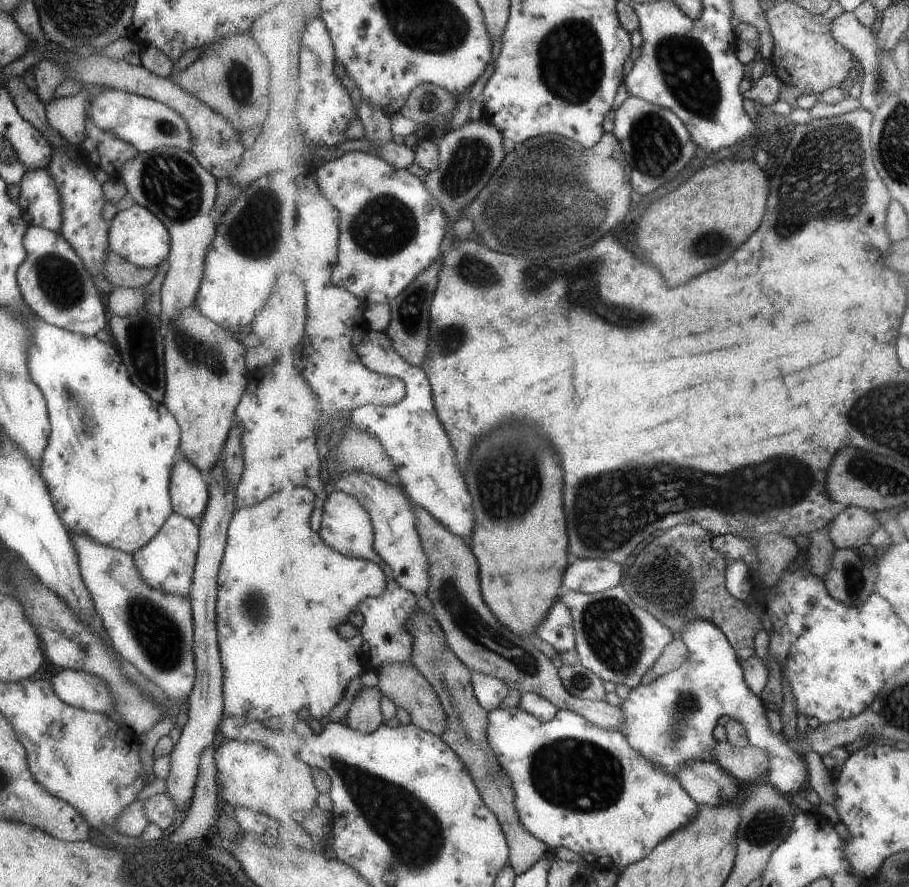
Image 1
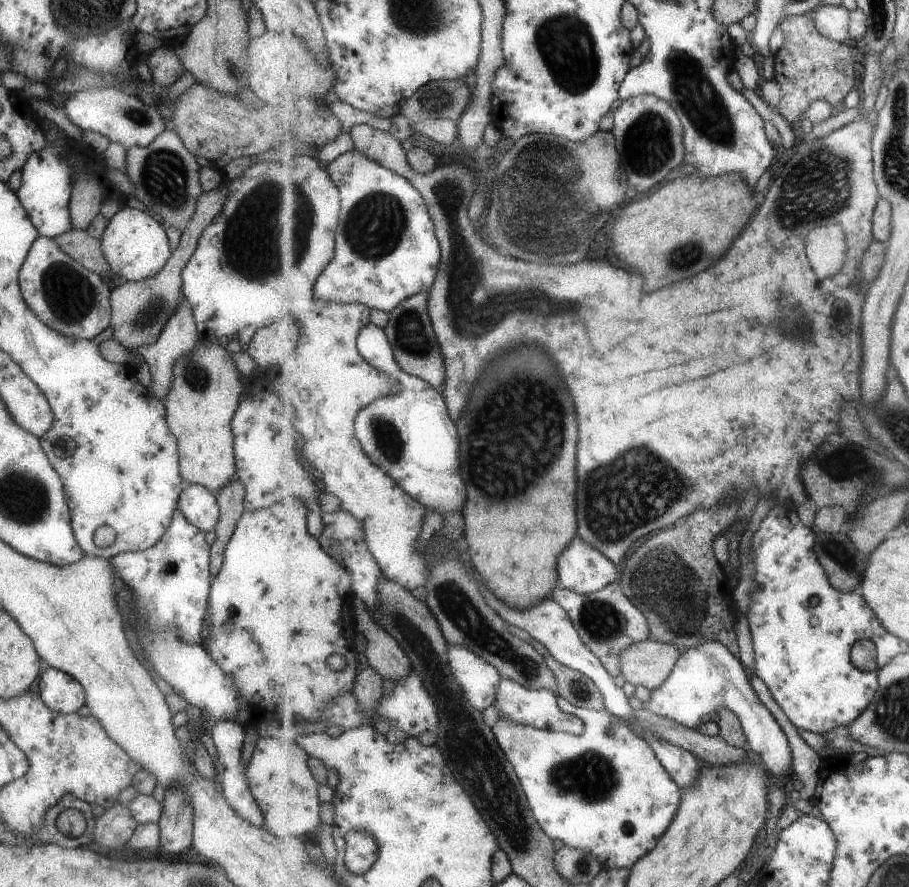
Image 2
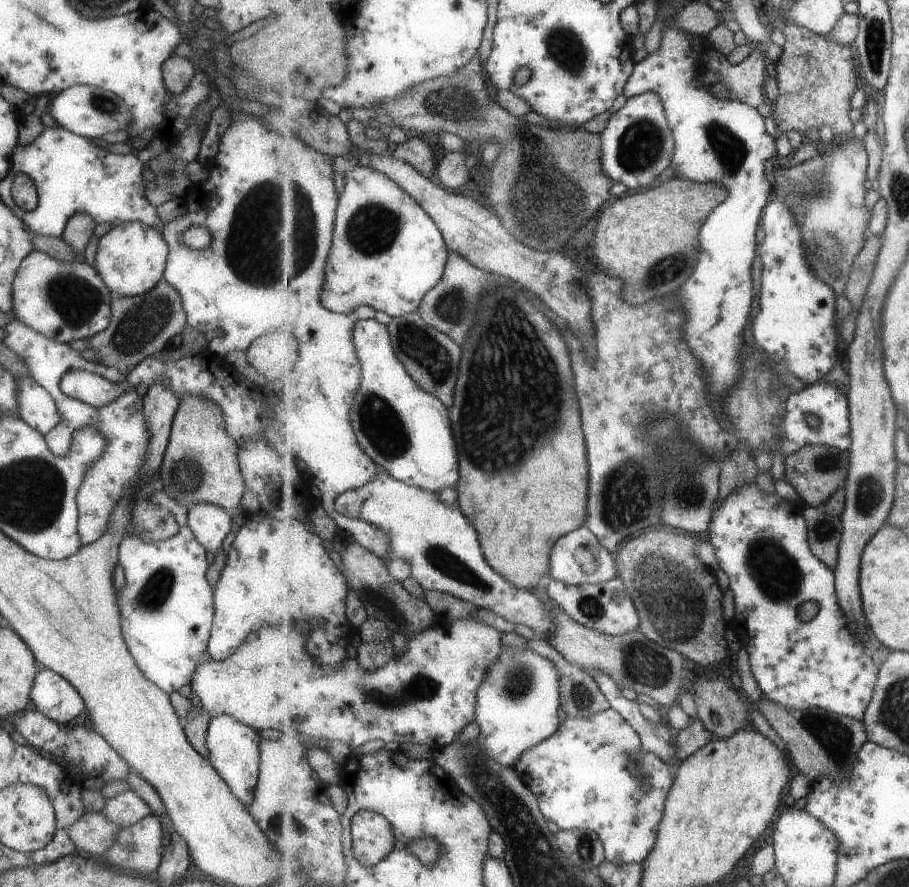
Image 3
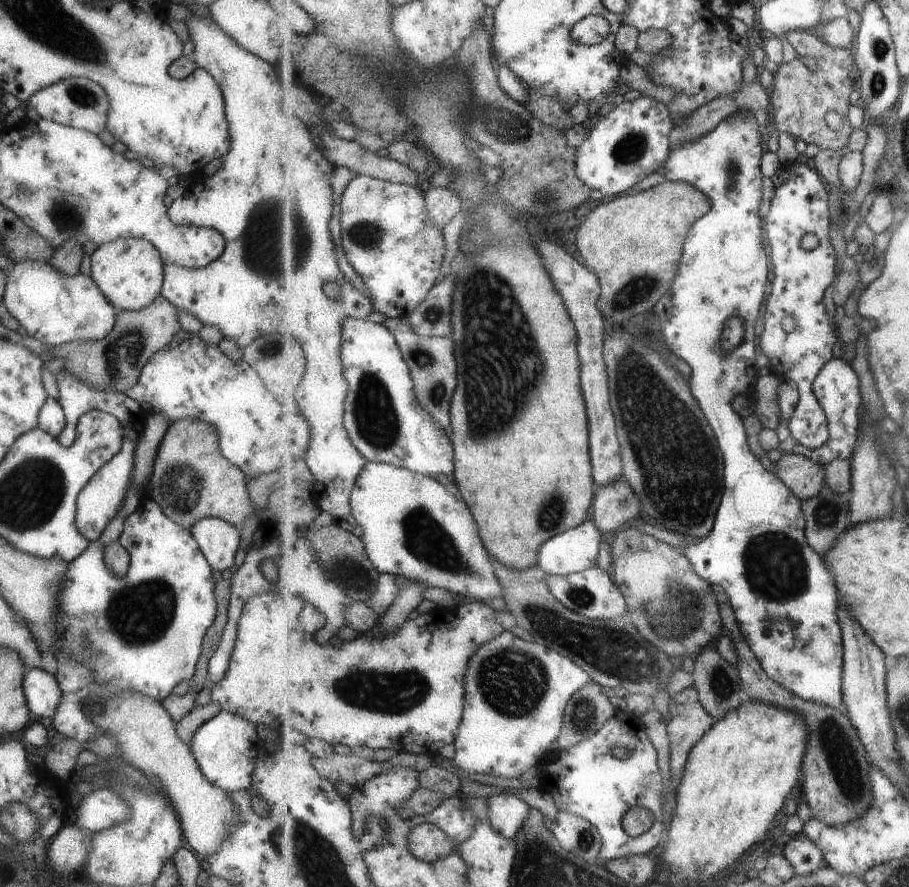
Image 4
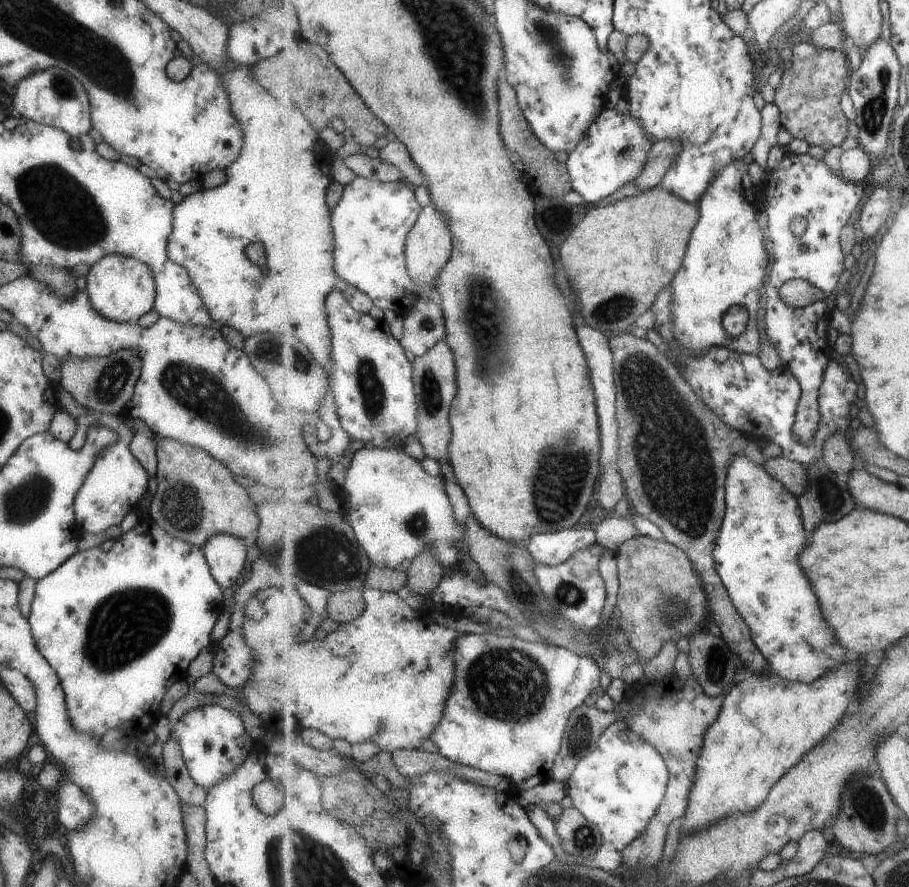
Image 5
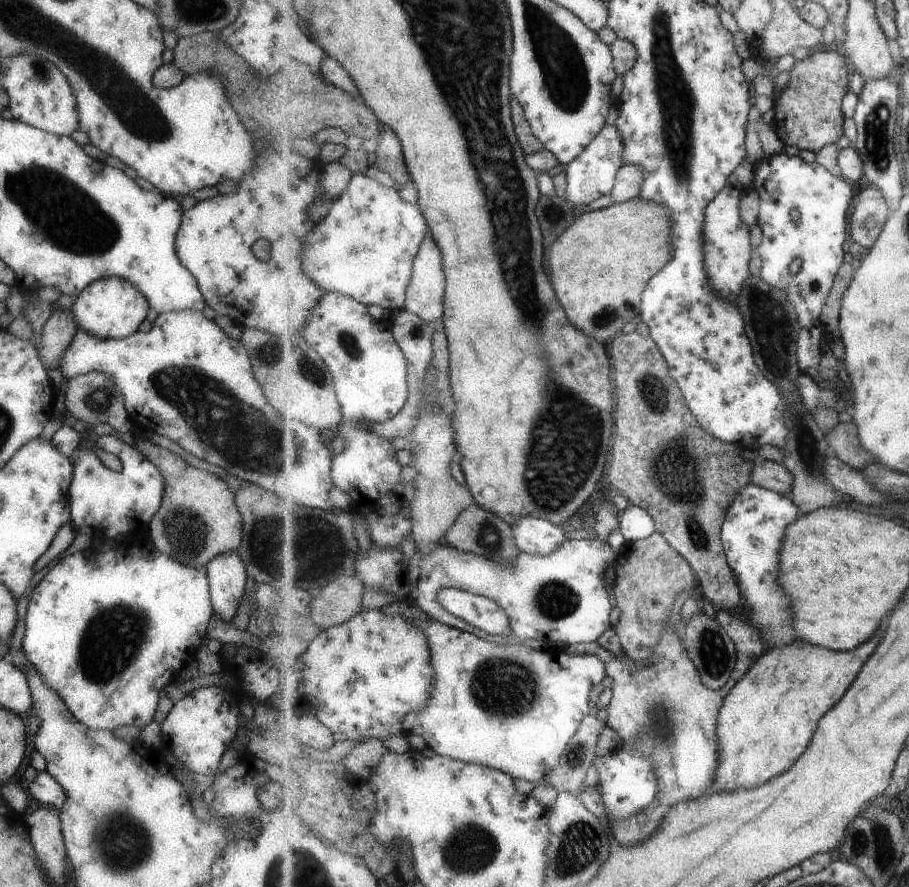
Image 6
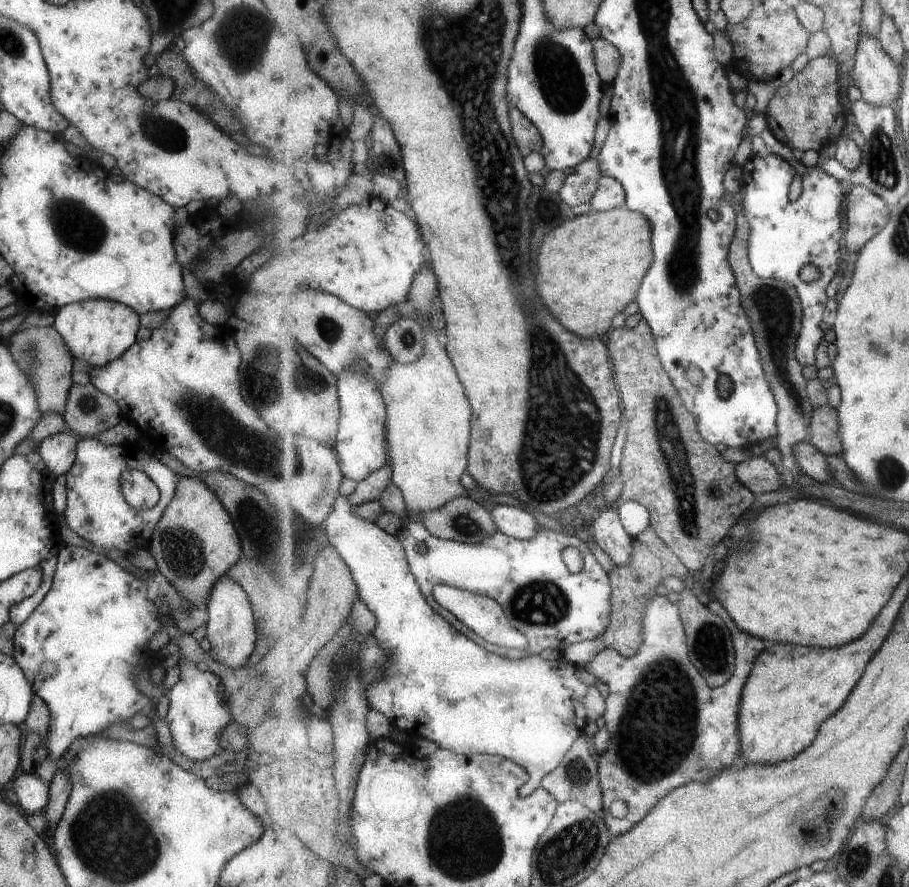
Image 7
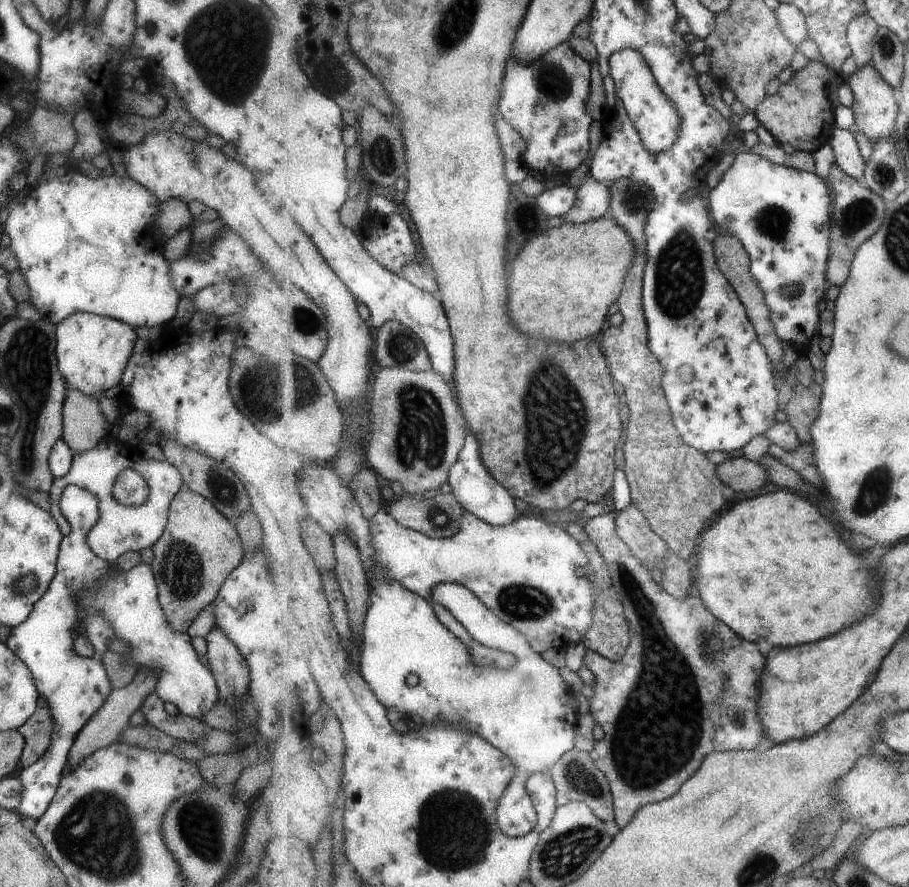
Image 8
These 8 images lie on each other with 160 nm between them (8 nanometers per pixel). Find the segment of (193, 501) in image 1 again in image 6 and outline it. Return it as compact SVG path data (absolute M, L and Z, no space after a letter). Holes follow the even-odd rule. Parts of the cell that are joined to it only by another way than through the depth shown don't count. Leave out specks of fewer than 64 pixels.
M233 551L211 558L204 570L212 615L230 624L244 592L250 587L243 562Z

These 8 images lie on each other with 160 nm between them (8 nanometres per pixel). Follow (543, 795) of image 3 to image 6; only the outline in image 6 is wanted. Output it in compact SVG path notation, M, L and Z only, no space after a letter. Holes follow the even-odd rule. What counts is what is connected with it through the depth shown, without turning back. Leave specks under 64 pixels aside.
M624 745L617 754L596 756L594 764L599 776L598 791L608 820L631 818L633 814L641 813L641 810L648 809L656 801L659 783L655 768L635 748L631 750Z

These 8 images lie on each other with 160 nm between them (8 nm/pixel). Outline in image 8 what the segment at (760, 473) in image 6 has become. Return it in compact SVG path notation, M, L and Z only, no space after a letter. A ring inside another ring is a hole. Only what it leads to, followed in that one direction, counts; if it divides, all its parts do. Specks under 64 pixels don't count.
M731 455L731 458L719 464L718 475L726 485L746 494L761 490L770 480L768 470L760 462L740 455Z

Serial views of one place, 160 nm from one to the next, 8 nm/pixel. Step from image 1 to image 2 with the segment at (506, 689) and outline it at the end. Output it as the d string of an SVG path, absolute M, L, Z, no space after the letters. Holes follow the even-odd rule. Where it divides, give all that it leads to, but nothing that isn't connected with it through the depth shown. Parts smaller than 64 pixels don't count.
M449 645L448 657L452 673L460 682L466 697L477 710L496 704L502 681L498 668L477 653L461 645Z

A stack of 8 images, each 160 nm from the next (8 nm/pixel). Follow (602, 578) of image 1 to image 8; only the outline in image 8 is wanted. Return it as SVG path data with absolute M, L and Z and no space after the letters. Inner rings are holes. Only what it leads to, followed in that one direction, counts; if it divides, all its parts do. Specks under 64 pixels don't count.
M460 408L460 423L466 430L466 443L460 457L453 465L448 482L451 483L453 493L467 511L477 515L477 518L489 524L504 527L521 518L521 513L515 508L513 495L487 470L481 458L480 440L477 434L471 431L467 420Z

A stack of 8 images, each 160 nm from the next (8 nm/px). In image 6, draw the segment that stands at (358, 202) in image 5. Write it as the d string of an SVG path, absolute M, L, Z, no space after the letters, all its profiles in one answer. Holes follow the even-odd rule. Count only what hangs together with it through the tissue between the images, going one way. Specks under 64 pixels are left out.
M365 174L352 175L352 179L349 181L346 190L340 197L334 200L333 206L331 206L327 216L317 223L315 228L313 228L313 232L309 234L308 238L305 238L304 250L303 254L301 254L301 264L303 264L305 274L325 291L337 292L349 296L349 298L356 299L367 307L379 306L379 308L383 308L383 310L399 310L401 312L405 309L407 290L409 289L409 284L412 282L414 261L427 233L428 223L425 220L421 206L419 206L418 203L409 204L409 202L405 202L405 200L399 196L398 186L388 188L376 182L373 178L365 176Z

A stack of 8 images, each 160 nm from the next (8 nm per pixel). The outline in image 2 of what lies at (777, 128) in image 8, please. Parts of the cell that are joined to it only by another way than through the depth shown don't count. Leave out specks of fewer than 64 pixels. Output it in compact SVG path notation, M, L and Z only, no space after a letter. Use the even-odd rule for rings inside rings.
M788 14L781 22L780 29L784 35L783 46L773 55L774 78L783 89L784 97L775 108L789 124L798 124L804 118L804 112L815 100L825 100L831 108L839 106L855 84L855 60L849 43L838 43L825 35L816 25L816 14ZM837 62L845 63L844 71L837 70ZM799 114L802 116L799 117Z

